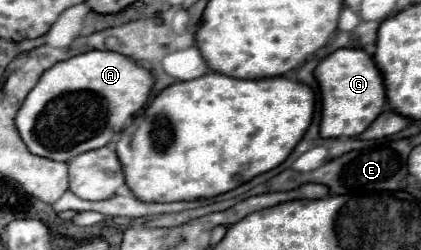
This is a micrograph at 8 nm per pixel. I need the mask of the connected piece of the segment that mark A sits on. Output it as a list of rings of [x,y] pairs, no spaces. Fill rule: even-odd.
[[[87,51],[53,65],[17,113],[17,129],[29,151],[53,161],[69,161],[79,153],[105,147],[147,101],[155,77],[149,69],[117,51]]]

